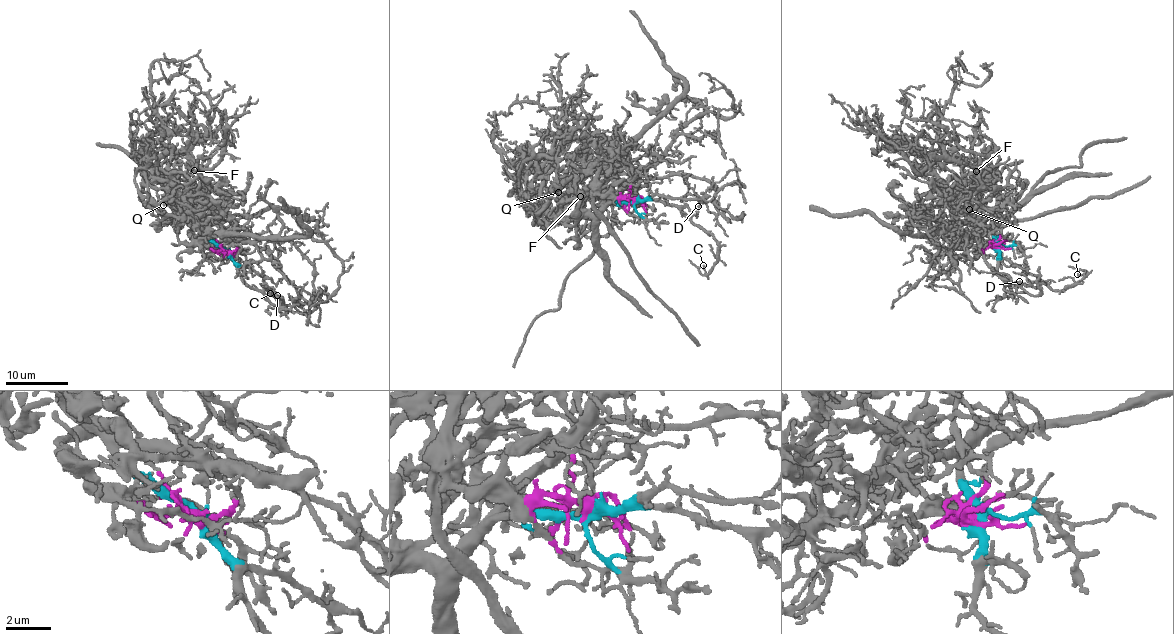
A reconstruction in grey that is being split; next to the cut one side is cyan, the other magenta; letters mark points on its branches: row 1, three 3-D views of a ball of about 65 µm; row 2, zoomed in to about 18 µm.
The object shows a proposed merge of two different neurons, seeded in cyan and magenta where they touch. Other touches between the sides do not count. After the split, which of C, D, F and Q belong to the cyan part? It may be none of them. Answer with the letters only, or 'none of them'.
C, D

